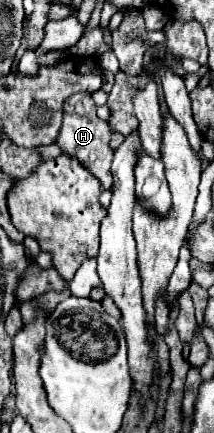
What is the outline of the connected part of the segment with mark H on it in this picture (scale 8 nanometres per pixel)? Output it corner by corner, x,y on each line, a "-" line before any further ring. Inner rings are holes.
76,93
76,95
68,97
64,103
64,123
62,123
62,131
56,139
56,145
60,145
66,155
76,157
94,177
98,177
102,183
102,189
110,189
112,187
110,165
112,165
114,153
112,153
108,141
110,141
112,133
114,131
110,129
110,125
106,121
98,119
92,97
88,93

